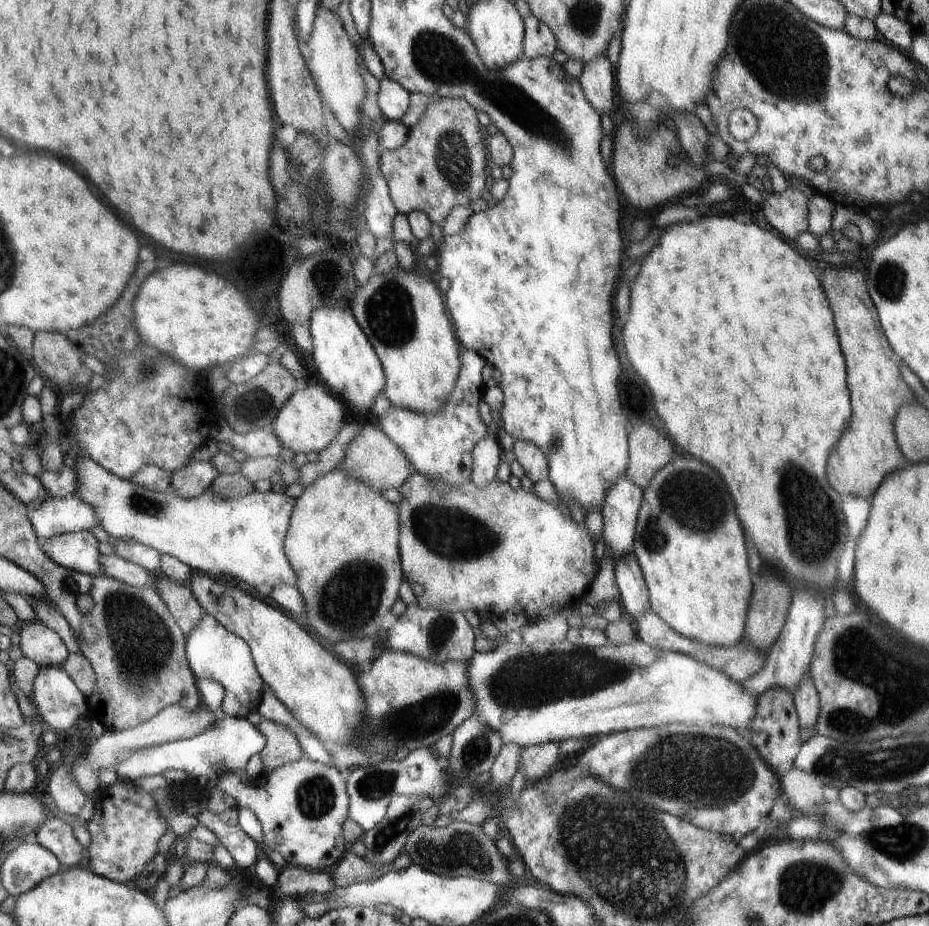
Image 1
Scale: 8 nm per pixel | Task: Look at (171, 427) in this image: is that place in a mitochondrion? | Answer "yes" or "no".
no

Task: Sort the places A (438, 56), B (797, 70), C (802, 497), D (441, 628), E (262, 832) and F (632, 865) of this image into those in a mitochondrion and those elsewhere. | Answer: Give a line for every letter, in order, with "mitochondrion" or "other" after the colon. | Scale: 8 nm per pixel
A: mitochondrion
B: mitochondrion
C: mitochondrion
D: mitochondrion
E: other
F: mitochondrion

